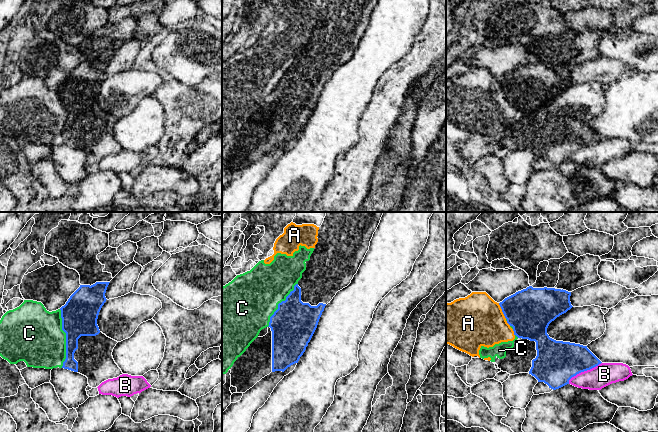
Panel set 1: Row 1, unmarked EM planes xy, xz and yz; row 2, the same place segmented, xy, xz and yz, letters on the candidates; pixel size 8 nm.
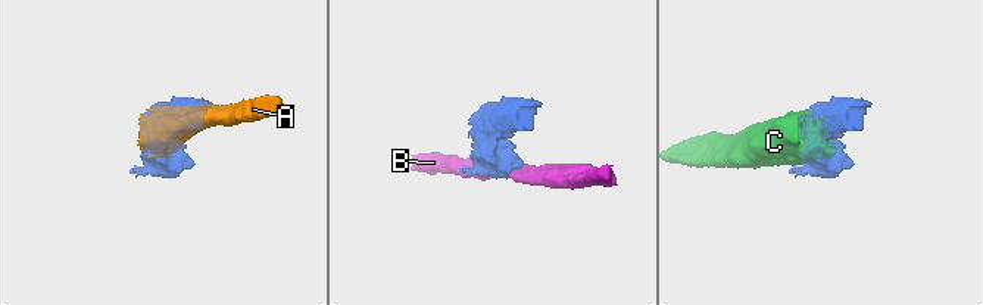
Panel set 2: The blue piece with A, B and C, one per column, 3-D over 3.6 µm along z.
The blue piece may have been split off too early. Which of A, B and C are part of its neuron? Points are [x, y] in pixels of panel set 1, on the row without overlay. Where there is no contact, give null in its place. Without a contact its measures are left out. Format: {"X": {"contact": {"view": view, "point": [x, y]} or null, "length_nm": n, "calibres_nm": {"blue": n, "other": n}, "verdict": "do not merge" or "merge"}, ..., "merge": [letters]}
{"A": {"contact": {"view": "yz", "point": [502, 87]}, "length_nm": 140, "calibres_nm": {"blue": 360, "other": 420}, "verdict": "do not merge"}, "B": {"contact": {"view": "yz", "point": [583, 147]}, "length_nm": 320, "calibres_nm": {"blue": 340, "other": 180}, "verdict": "do not merge"}, "C": {"contact": {"view": "xy", "point": [66, 114]}, "length_nm": 480, "calibres_nm": {"blue": 300, "other": 440}, "verdict": "do not merge"}, "merge": []}

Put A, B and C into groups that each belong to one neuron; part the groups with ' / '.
A C / B

